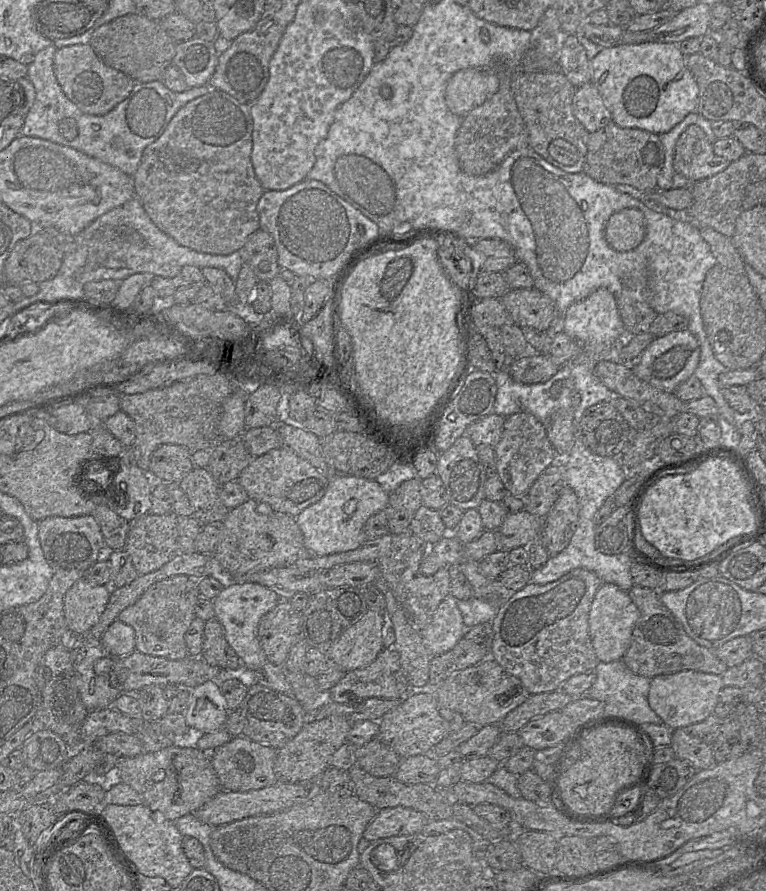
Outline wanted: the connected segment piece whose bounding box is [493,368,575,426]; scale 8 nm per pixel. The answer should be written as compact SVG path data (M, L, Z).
M507 368L496 372L494 376L497 385L493 406L495 414L508 417L518 412L527 412L545 426L558 409L565 409L574 414L575 409L568 396L547 397L548 381L535 384L519 383L512 379Z

